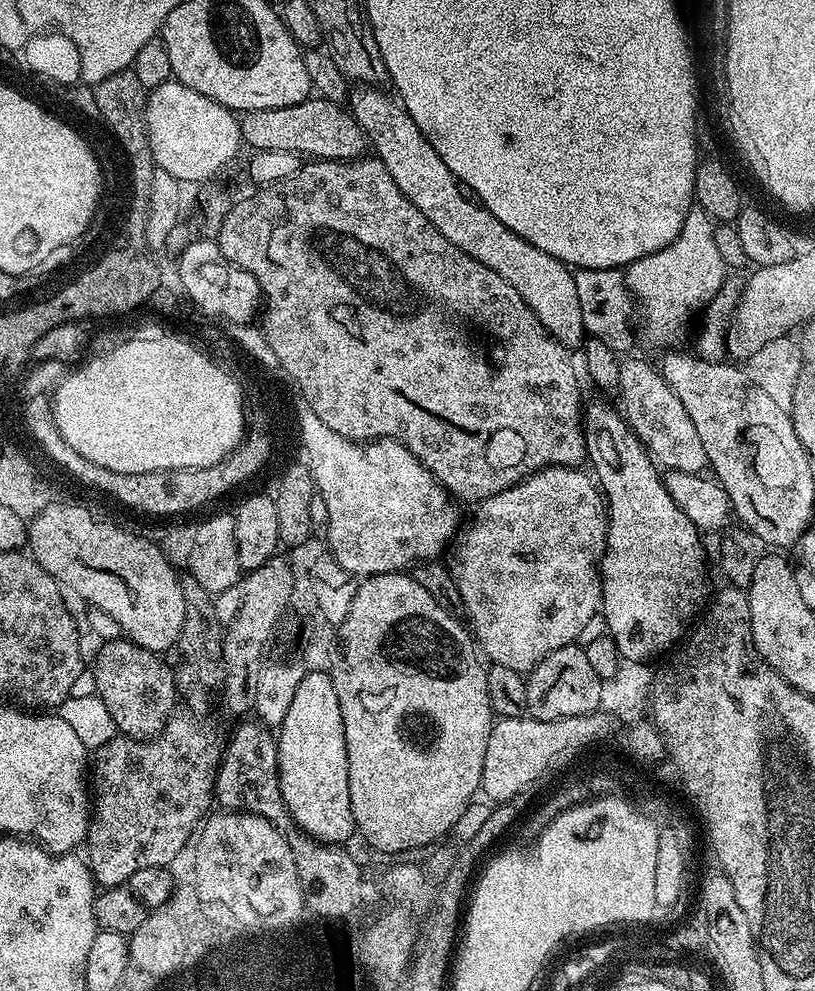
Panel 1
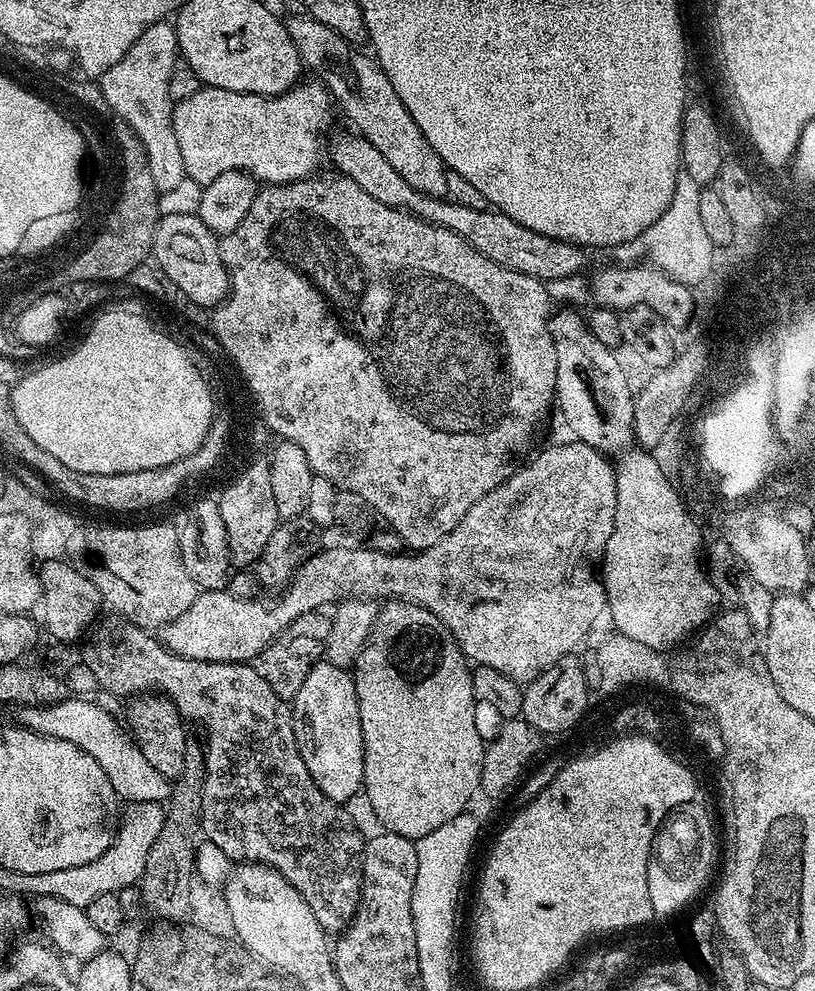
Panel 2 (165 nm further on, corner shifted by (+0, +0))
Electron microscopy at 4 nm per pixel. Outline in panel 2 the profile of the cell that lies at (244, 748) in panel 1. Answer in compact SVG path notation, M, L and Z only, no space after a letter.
M120 620L103 624L91 643L87 643L88 664L102 684L107 685L106 691L121 698L135 698L155 690L174 702L185 721L204 724L208 742L203 749L205 772L200 823L203 839L218 846L229 861L268 864L278 870L278 874L306 898L306 906L314 910L314 918L318 918L325 932L343 932L358 910L366 840L363 835L360 837L347 812L349 809L335 804L314 786L314 778L310 778L310 770L306 770L306 762L302 762L289 701L278 698L270 682L262 678L259 667L251 663L219 664L180 657L168 650L151 631L138 632L138 627L132 628L132 622L124 624Z

